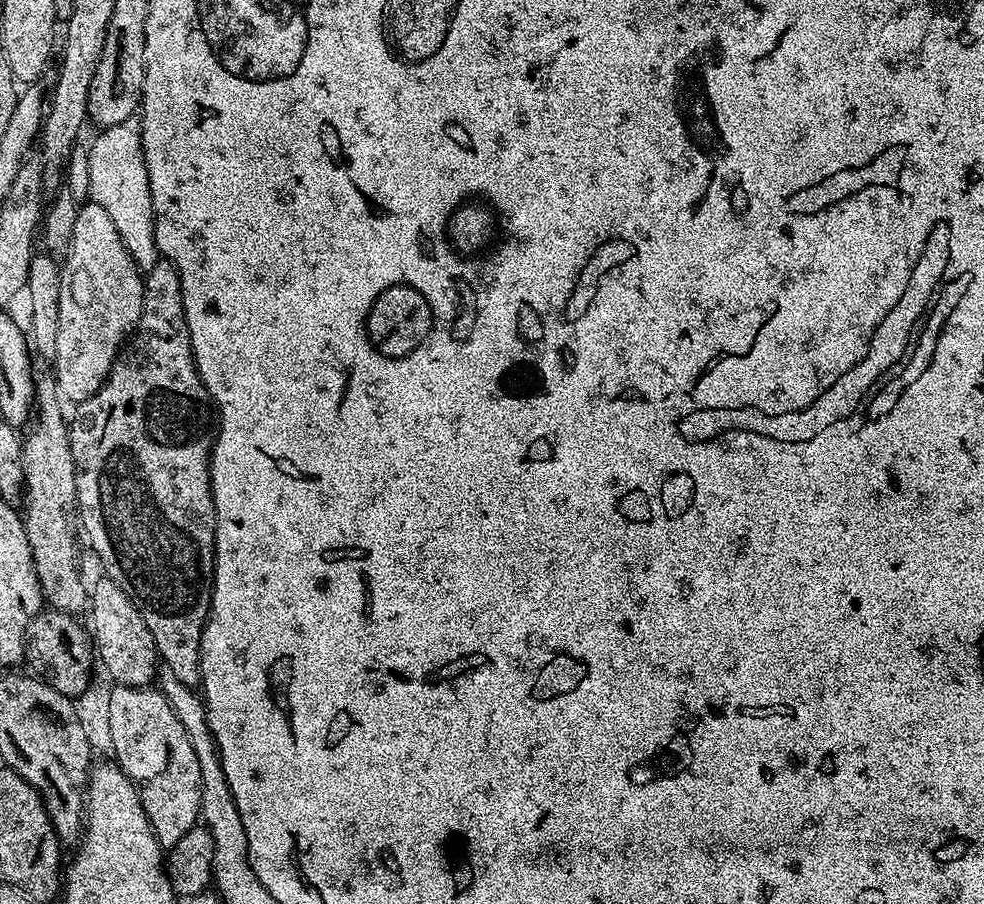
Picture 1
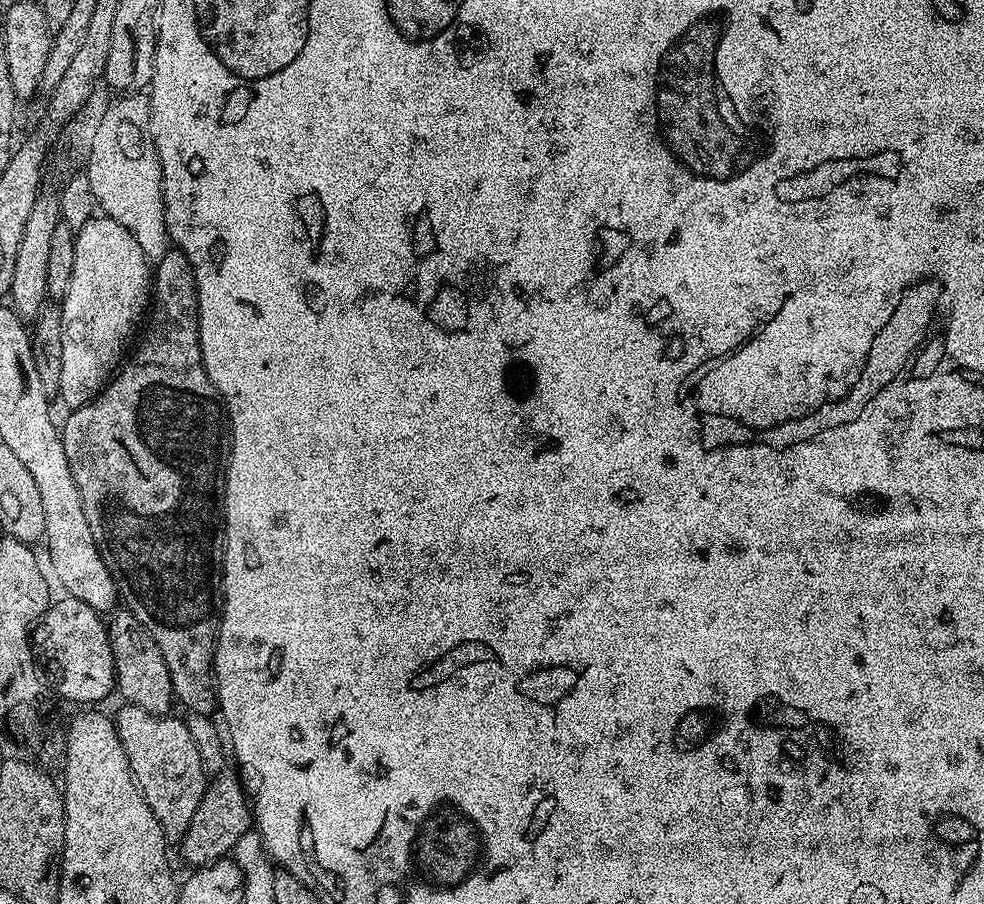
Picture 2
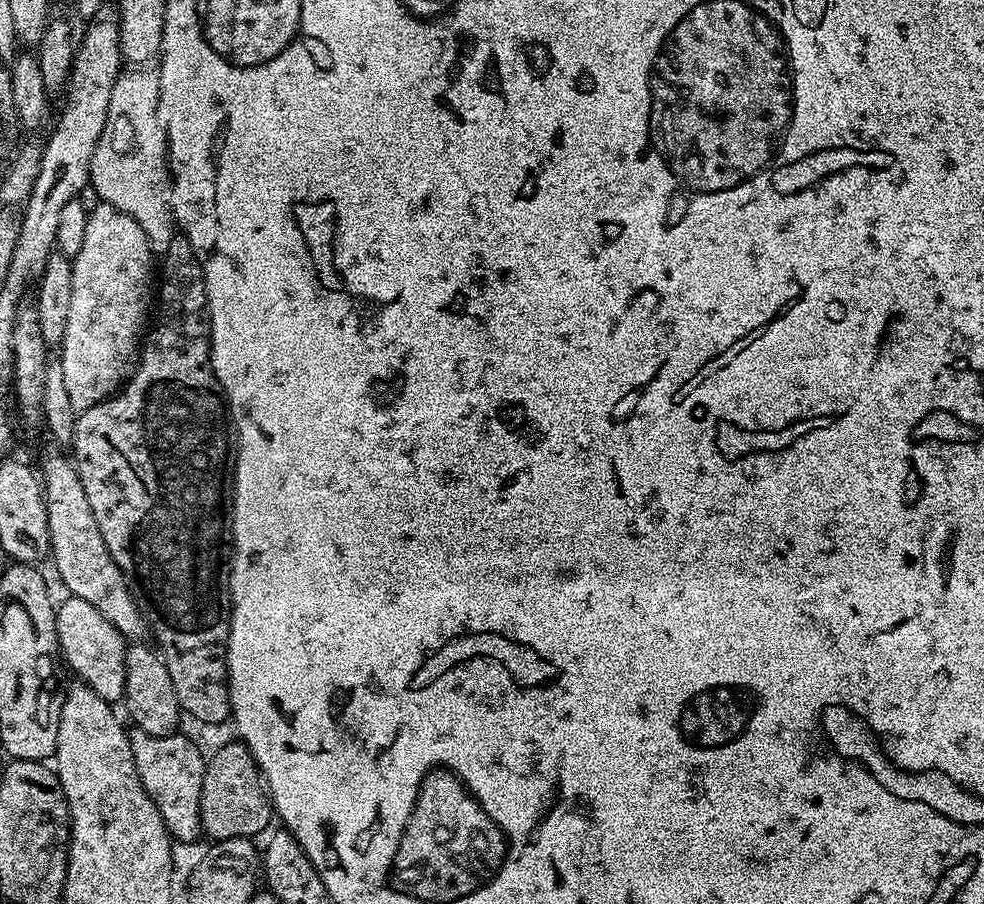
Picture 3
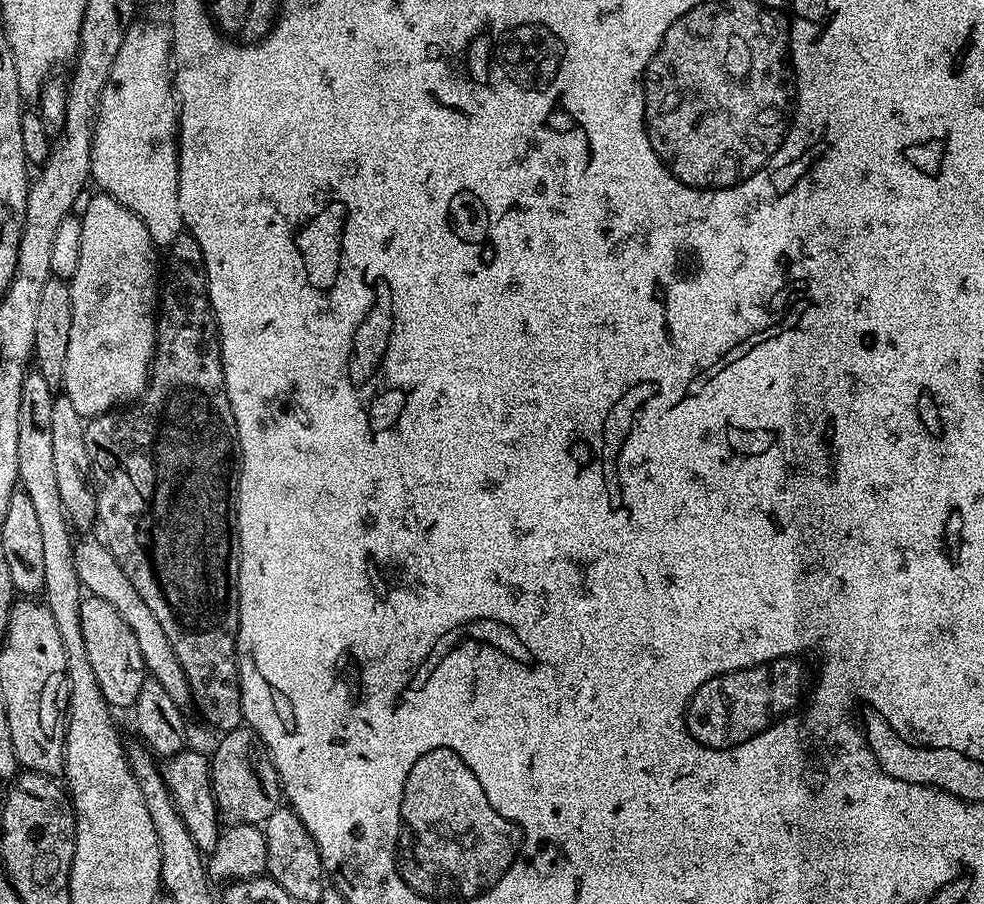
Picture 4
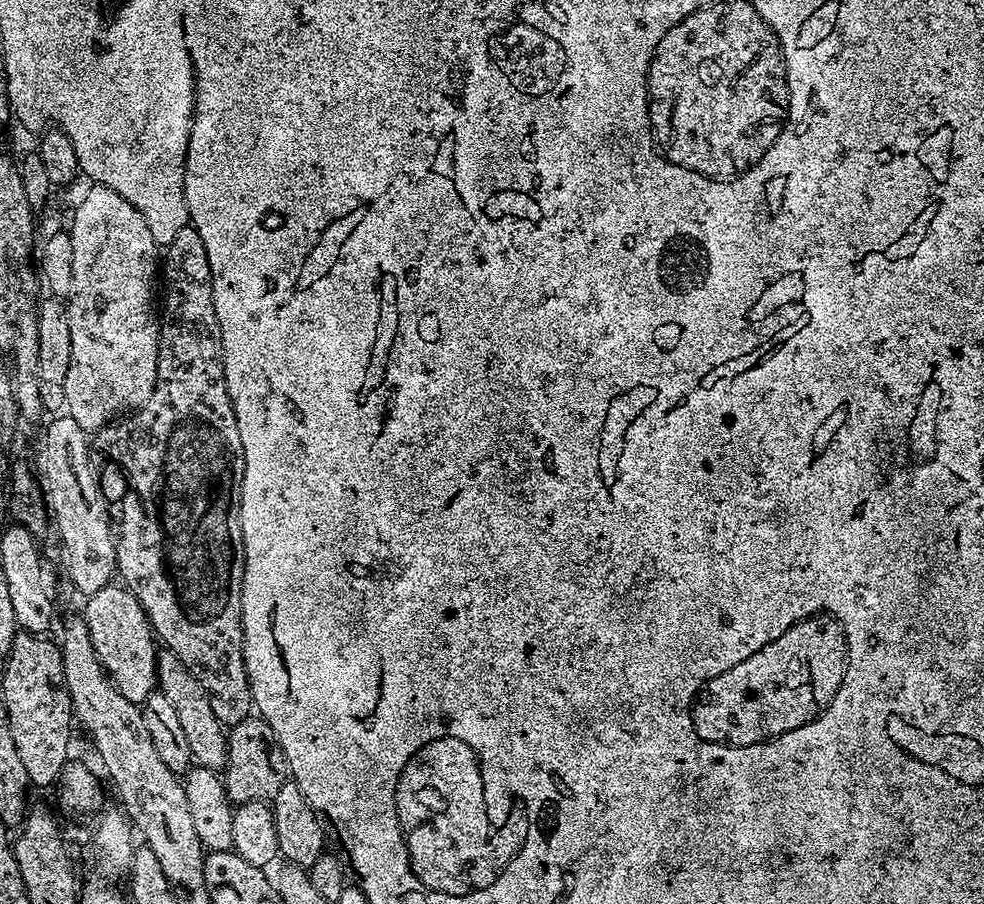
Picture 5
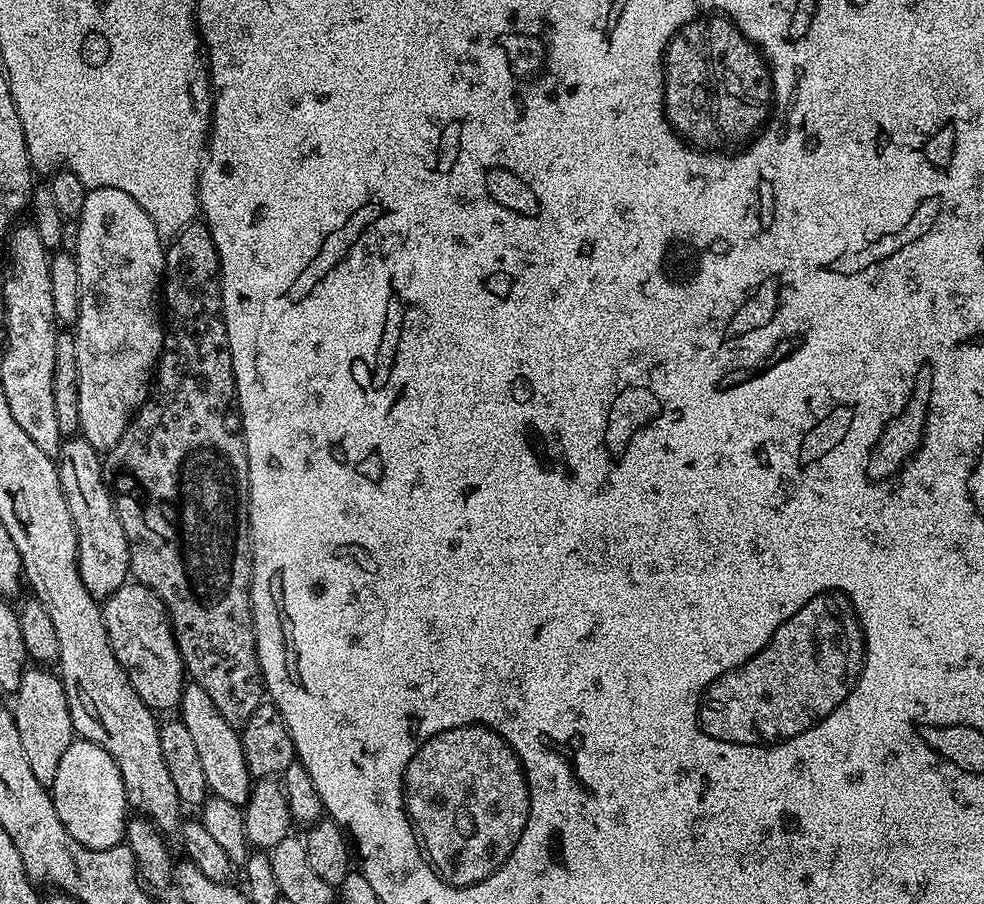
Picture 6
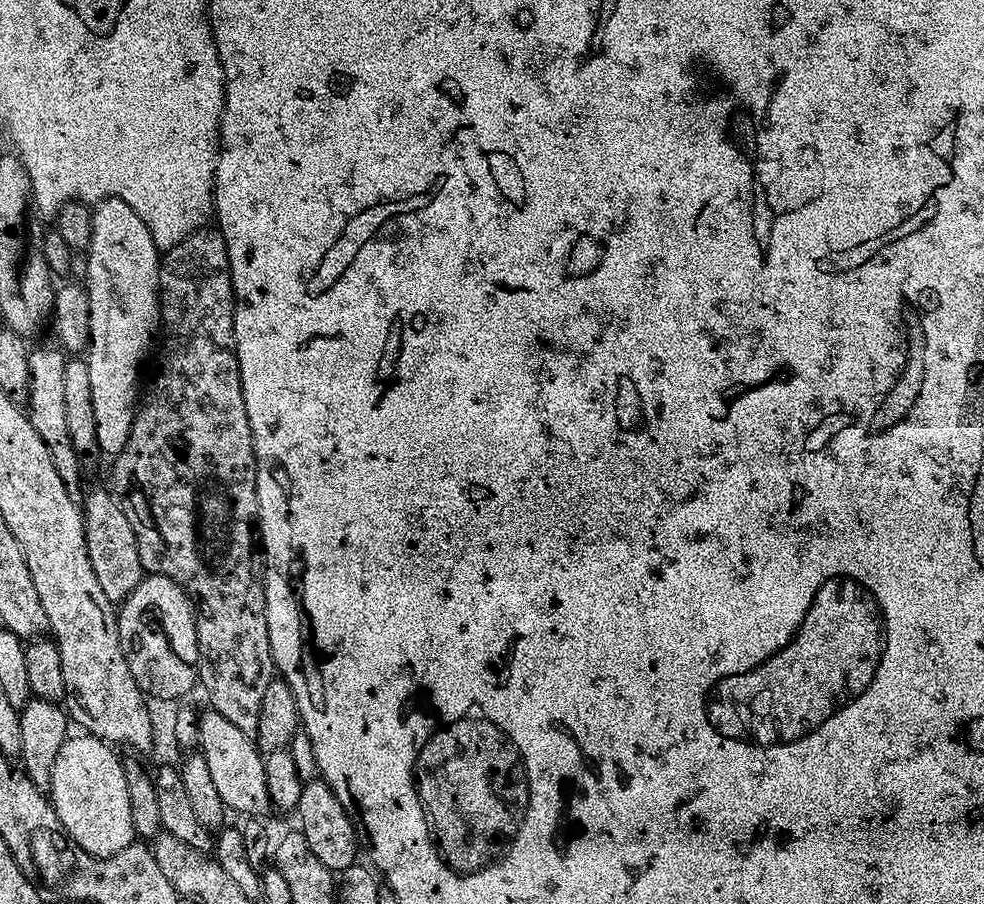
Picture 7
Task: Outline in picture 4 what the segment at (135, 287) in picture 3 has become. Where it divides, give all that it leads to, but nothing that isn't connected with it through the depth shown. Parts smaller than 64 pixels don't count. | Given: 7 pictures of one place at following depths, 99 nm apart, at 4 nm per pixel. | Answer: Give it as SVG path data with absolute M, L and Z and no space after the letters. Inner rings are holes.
M96 194L80 216L82 222L82 254L78 270L71 278L72 321L70 343L66 346L66 370L63 395L74 402L74 410L85 418L102 416L129 402L139 400L148 387L152 358L156 354L156 318L158 315L157 245L152 243L148 228L122 202L113 196Z

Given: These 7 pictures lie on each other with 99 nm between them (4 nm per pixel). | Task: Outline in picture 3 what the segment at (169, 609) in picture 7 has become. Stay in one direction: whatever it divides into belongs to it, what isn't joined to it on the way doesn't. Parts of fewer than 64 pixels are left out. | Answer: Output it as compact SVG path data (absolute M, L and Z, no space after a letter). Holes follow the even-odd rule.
M68 596L61 604L59 601L56 608L56 637L60 643L63 663L70 672L72 667L72 672L76 675L73 677L79 683L90 686L98 698L109 702L123 701L129 641L114 625L106 622L106 618L102 618L102 614L98 614L90 602L77 596Z

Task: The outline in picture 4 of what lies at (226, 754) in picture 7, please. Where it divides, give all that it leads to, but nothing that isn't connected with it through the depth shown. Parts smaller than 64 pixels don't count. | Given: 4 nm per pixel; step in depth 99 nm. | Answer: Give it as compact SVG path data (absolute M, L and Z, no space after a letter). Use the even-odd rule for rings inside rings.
M84 540L75 545L76 570L80 579L80 587L87 595L102 598L102 602L110 602L118 614L122 614L122 622L134 630L134 638L138 647L142 650L142 658L147 675L158 682L160 686L166 686L166 694L174 698L174 702L181 710L187 709L192 704L192 687L188 685L186 674L182 670L182 662L178 662L178 654L174 654L174 646L170 646L170 638L162 630L158 618L150 611L150 606L142 602L142 594L134 590L130 578L118 566L111 547L107 543L99 544L96 540Z

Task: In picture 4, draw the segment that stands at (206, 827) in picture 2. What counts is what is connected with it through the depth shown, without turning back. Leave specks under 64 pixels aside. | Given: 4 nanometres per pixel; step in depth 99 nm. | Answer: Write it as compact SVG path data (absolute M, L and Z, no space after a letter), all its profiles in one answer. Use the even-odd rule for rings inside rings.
M241 726L223 733L219 737L216 749L210 752L210 771L212 774L212 793L216 799L216 812L225 825L255 824L262 826L282 804L282 785L271 759L265 758L266 749L260 741L260 735L247 726Z

